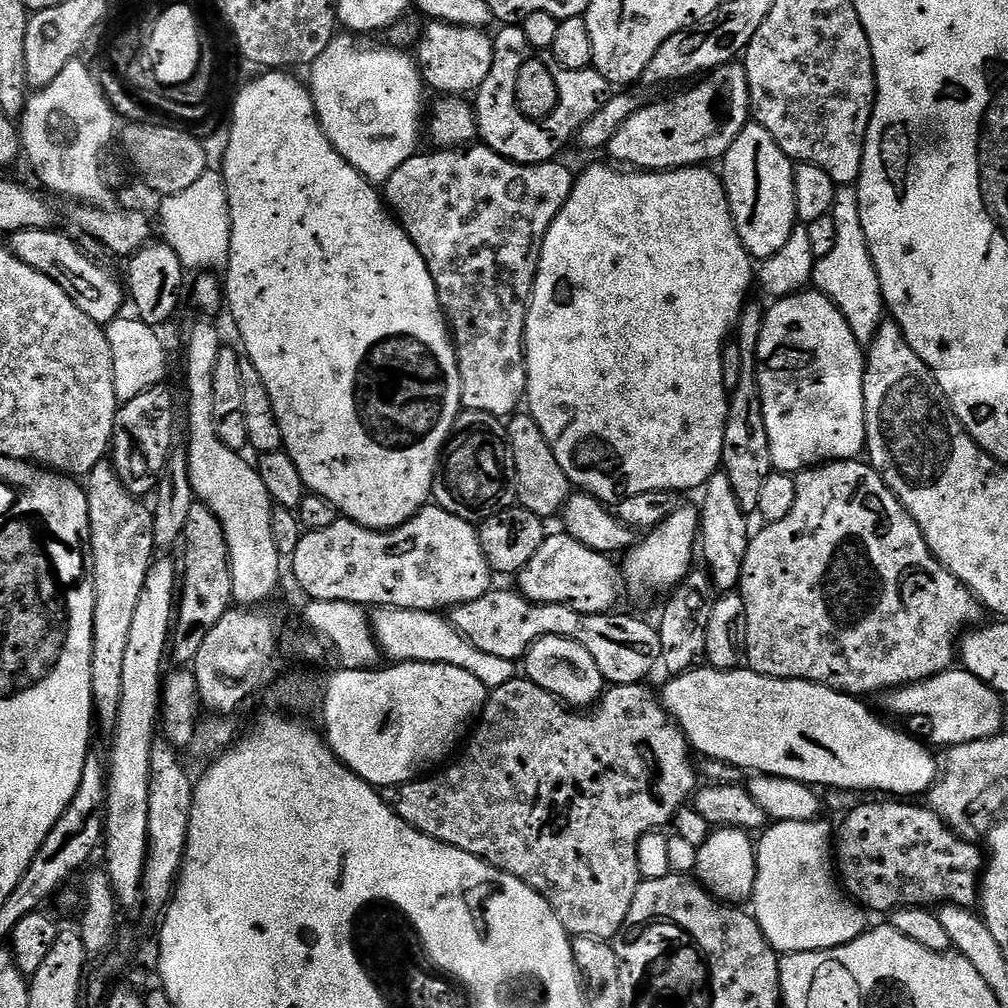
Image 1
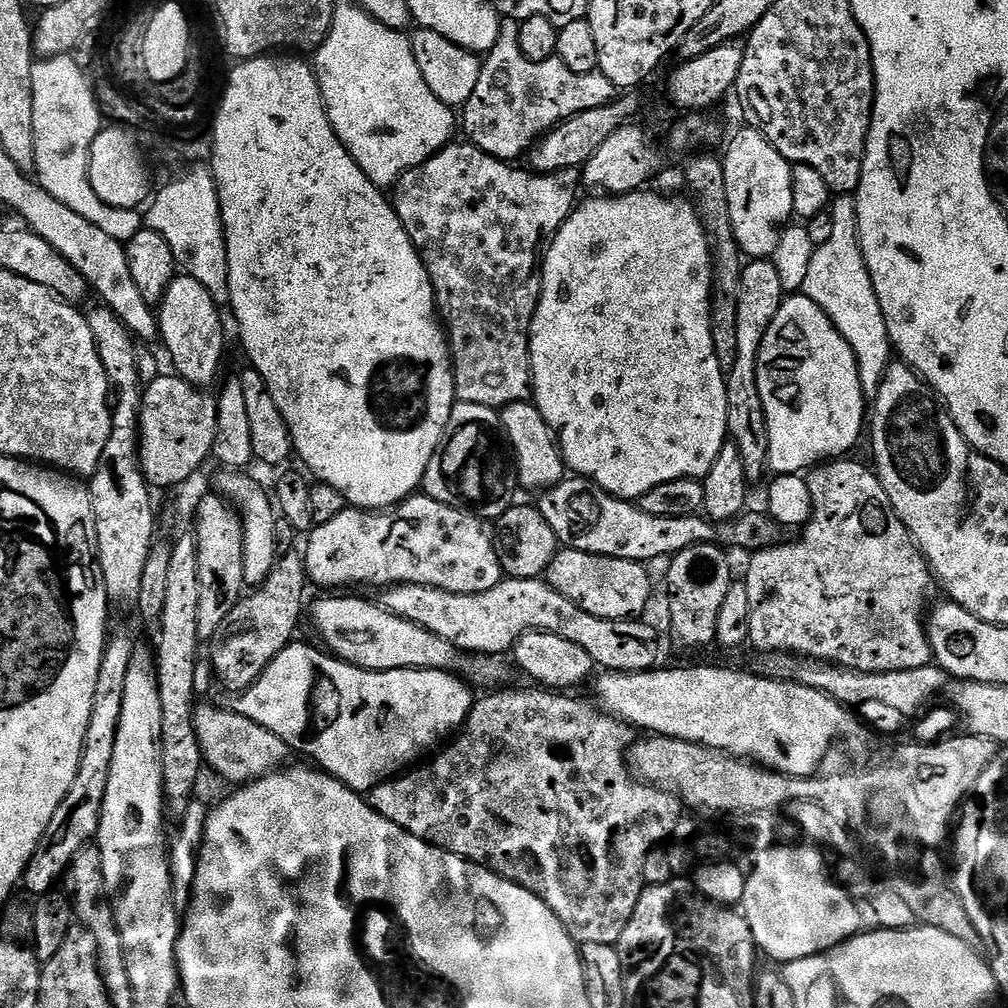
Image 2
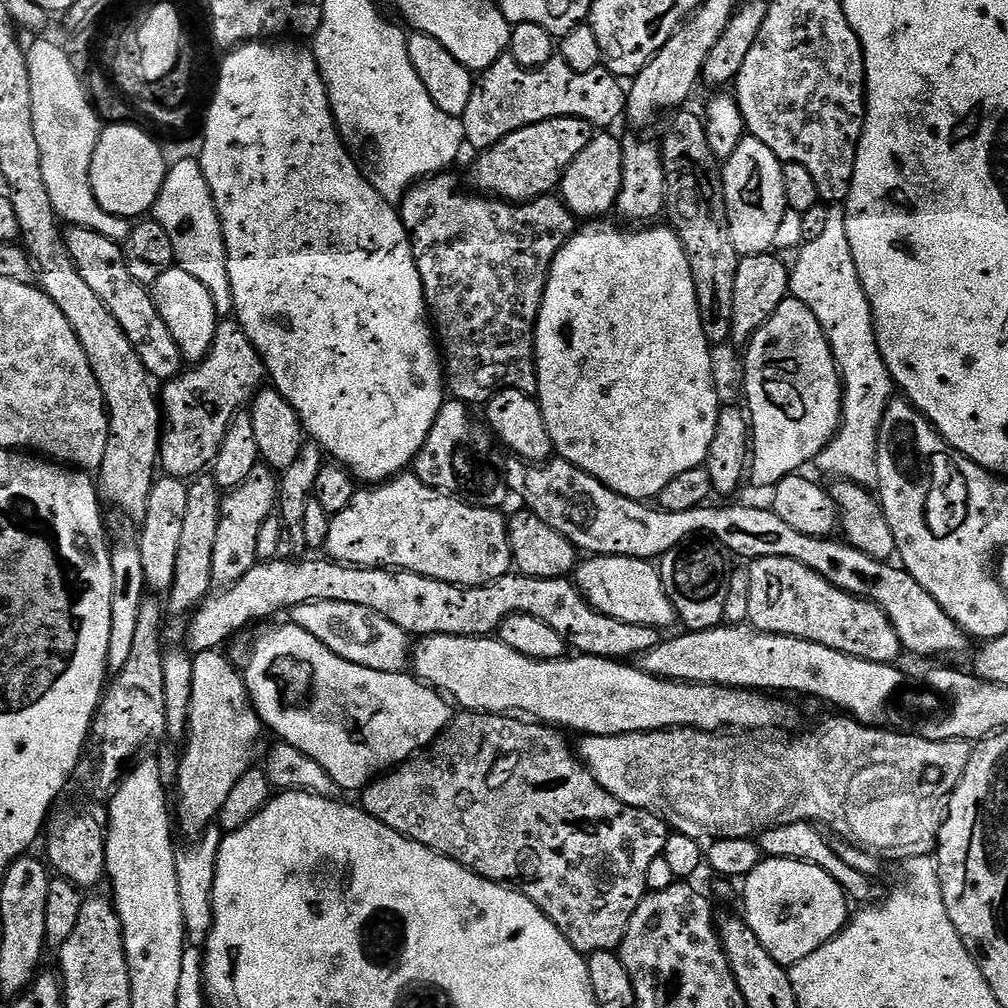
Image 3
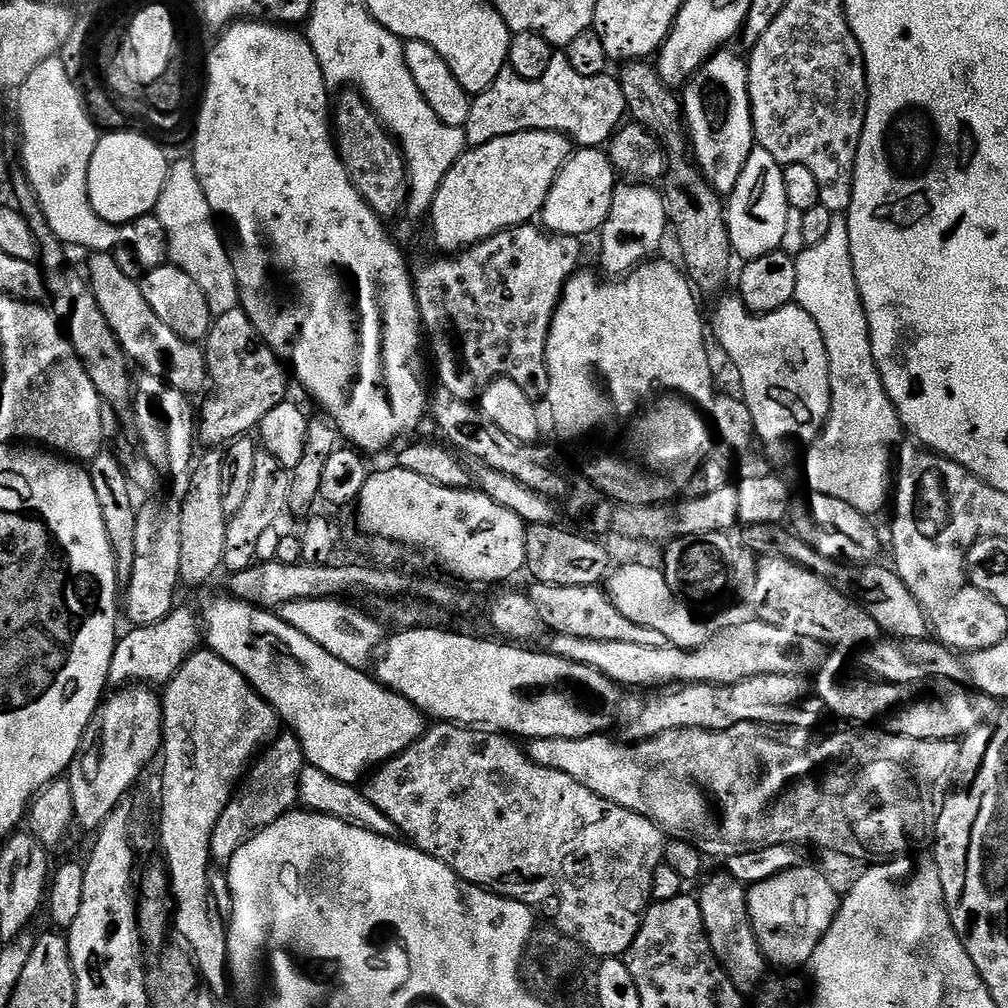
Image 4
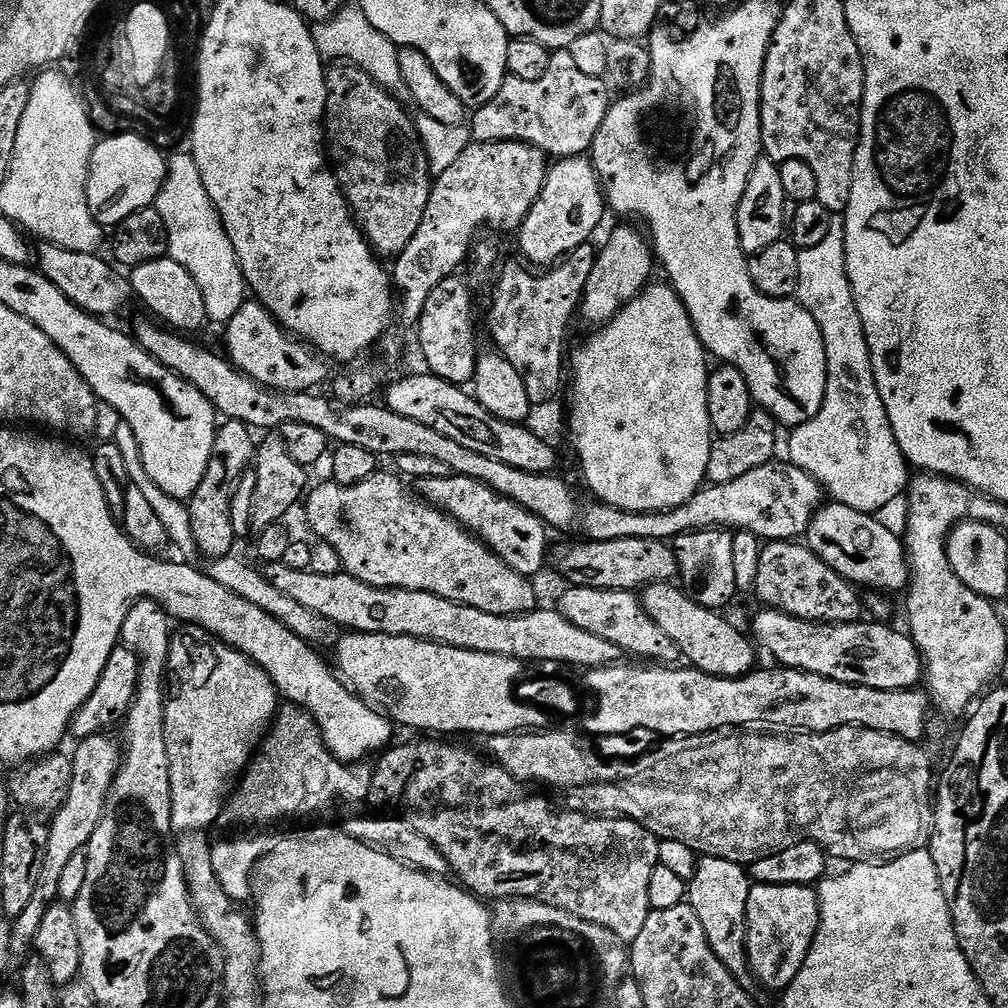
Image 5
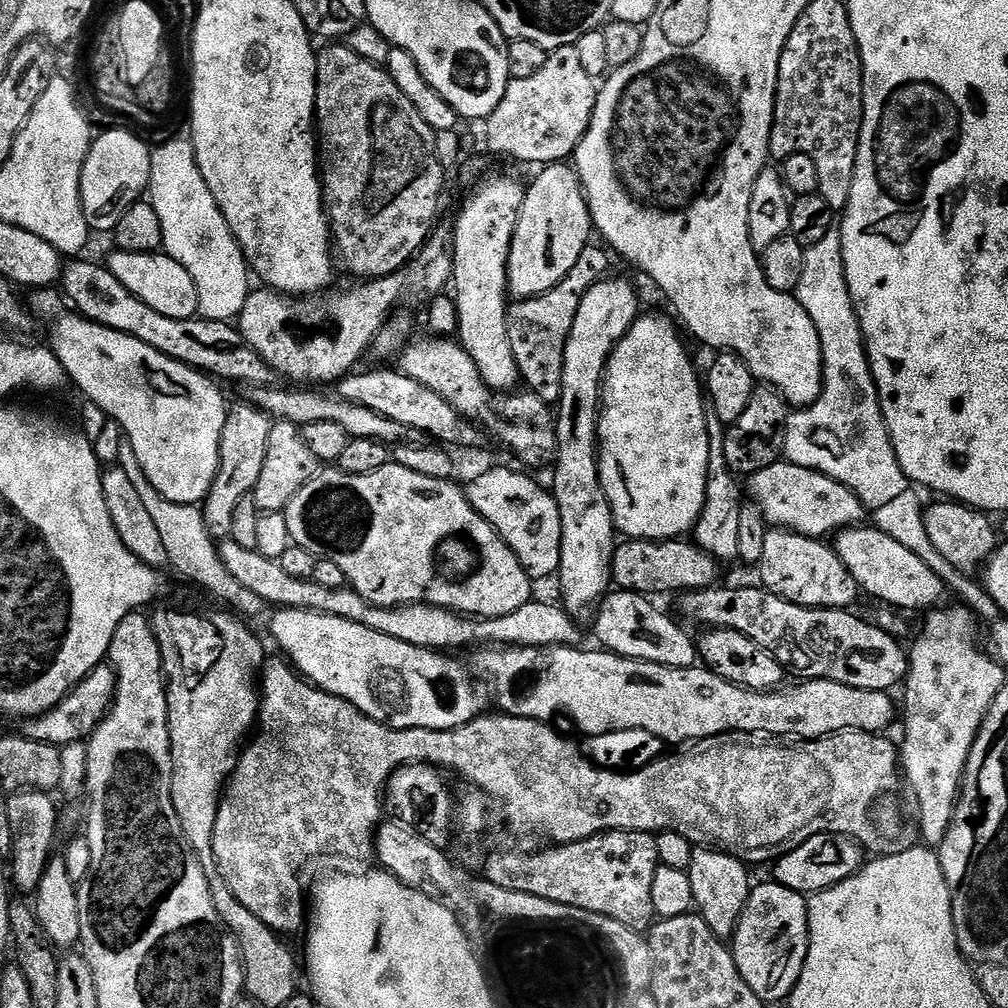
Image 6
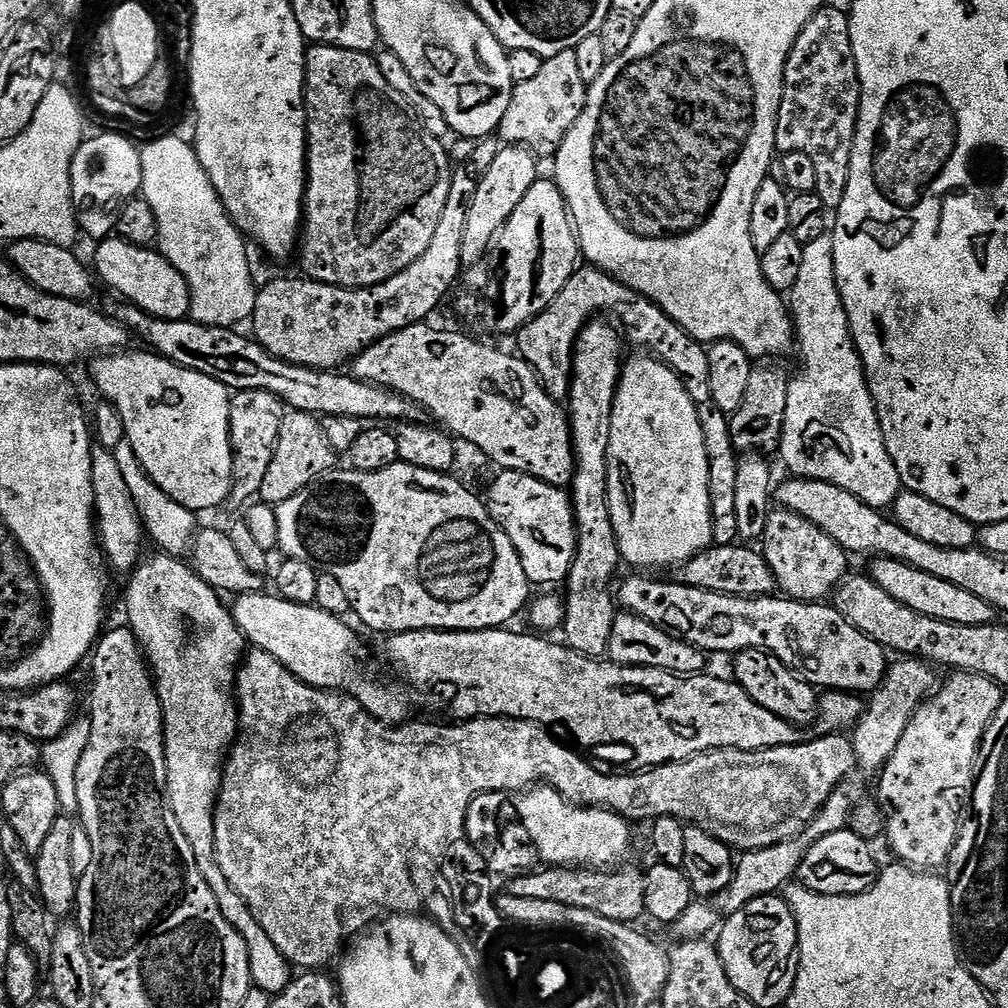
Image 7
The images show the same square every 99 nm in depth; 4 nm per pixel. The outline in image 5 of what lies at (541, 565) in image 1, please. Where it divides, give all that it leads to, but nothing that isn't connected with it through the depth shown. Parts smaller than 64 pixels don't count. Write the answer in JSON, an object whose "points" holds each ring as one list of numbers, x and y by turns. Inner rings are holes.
{"points":[[672,582,649,584,643,589,642,599,646,614,650,614,650,618,654,618,658,626,662,626,662,630,674,642,674,646,678,646,681,657,699,672,735,678,747,676,757,667,757,645,747,635,744,637,717,609,694,602,683,587]]}

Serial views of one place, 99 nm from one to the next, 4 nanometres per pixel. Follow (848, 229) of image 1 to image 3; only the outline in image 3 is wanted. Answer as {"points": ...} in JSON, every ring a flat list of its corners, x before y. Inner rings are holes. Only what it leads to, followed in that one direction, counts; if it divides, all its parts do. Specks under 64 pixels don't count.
{"points":[[829,207,823,234,807,241,803,247,796,258,796,265,793,263,790,268,790,296,806,305,814,318,818,318,830,342,830,350,844,385,840,428,835,438,820,451,814,464,826,475,836,476,832,478,837,481,849,480,872,490,880,483,878,438,888,403,894,399,894,385,890,370,878,350,870,302,858,278,850,238,846,238,844,208]]}

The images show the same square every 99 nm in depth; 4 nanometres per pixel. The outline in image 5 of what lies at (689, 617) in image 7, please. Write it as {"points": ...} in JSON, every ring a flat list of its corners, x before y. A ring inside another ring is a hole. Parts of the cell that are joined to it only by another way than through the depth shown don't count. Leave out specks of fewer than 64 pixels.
{"points":[[764,608,752,620,755,643,773,656,777,665,818,674,843,684,857,684,874,690,916,688,925,679,926,665,918,646,907,631,888,628,887,623,820,624,800,620,774,608]]}

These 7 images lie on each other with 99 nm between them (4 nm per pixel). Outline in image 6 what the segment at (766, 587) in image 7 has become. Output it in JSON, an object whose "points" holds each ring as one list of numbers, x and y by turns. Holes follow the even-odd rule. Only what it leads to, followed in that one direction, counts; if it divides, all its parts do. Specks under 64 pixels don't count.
{"points":[[684,538,675,540,629,540,619,545,612,559,612,583,626,592,697,592,717,583,716,568,711,556,697,544]]}

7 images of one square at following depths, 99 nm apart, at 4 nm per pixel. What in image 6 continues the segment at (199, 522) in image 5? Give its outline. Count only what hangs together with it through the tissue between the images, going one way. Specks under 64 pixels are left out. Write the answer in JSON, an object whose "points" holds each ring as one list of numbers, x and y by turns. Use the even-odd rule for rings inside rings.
{"points":[[241,402,228,408,228,417,222,426,218,474,202,505,206,530,217,542,231,537,234,509,242,498,252,494,254,486,258,486,258,477,262,474,262,465,266,462,266,450,270,446,273,423,271,416,267,416,261,408,256,408,253,404]]}

